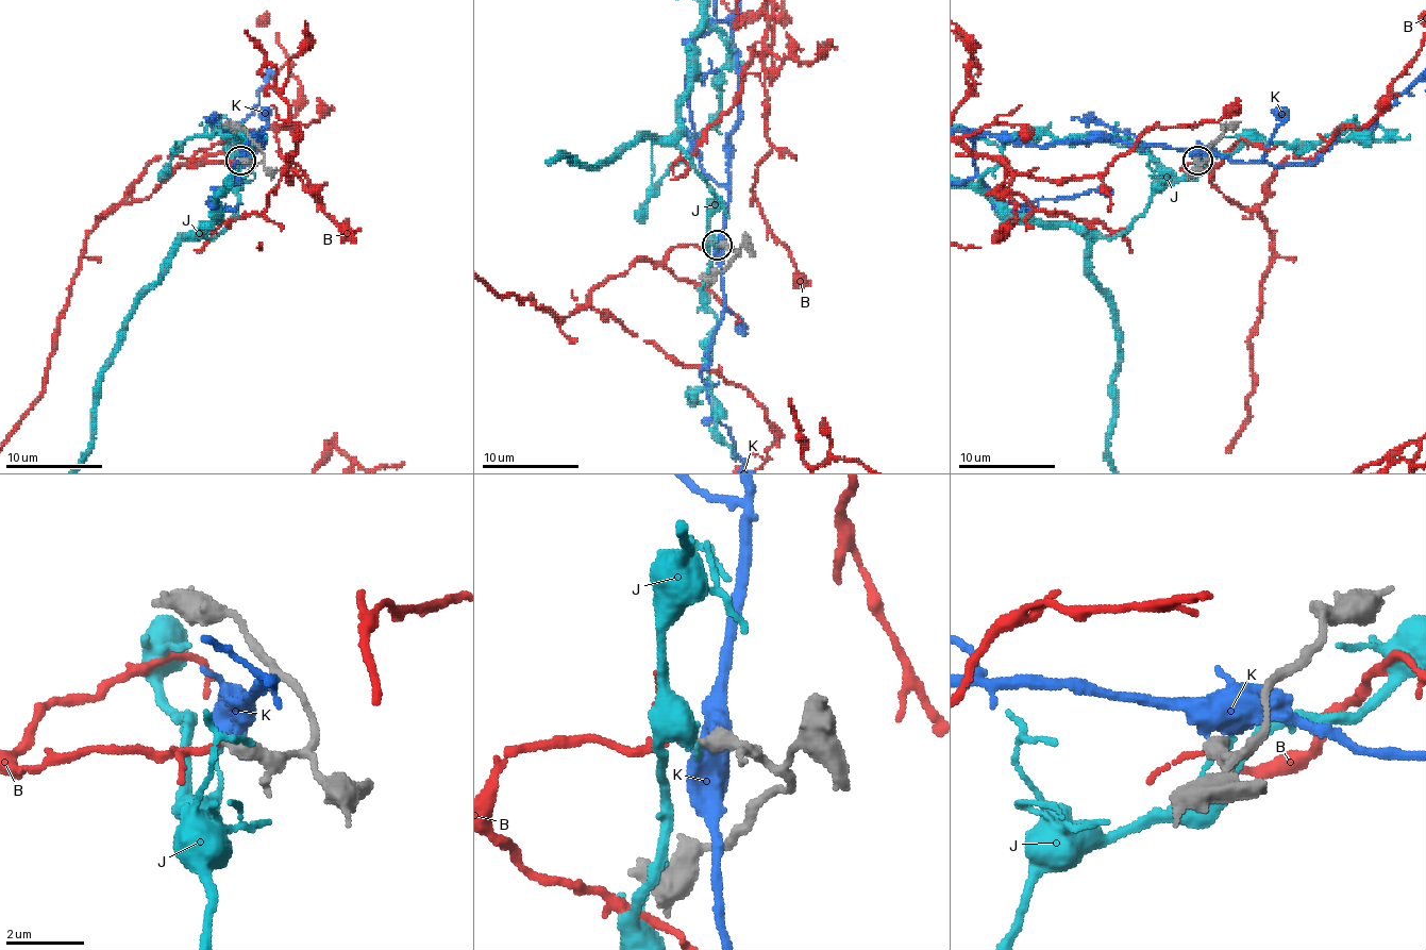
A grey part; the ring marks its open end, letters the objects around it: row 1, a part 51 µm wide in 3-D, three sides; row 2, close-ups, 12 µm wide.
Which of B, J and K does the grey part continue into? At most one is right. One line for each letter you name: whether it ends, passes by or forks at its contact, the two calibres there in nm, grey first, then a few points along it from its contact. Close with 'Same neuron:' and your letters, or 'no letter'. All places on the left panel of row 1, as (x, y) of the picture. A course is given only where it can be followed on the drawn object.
B: it passes by; 400 nm thick on the grey side, 130 nm on the other
Same neuron: B

